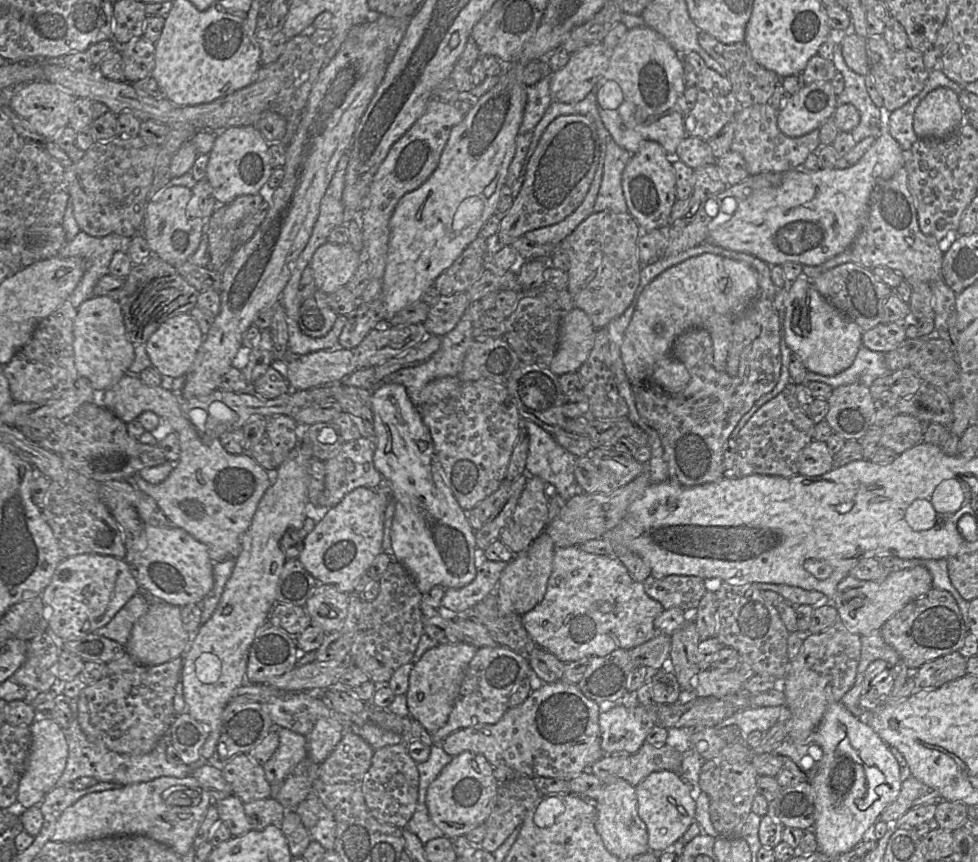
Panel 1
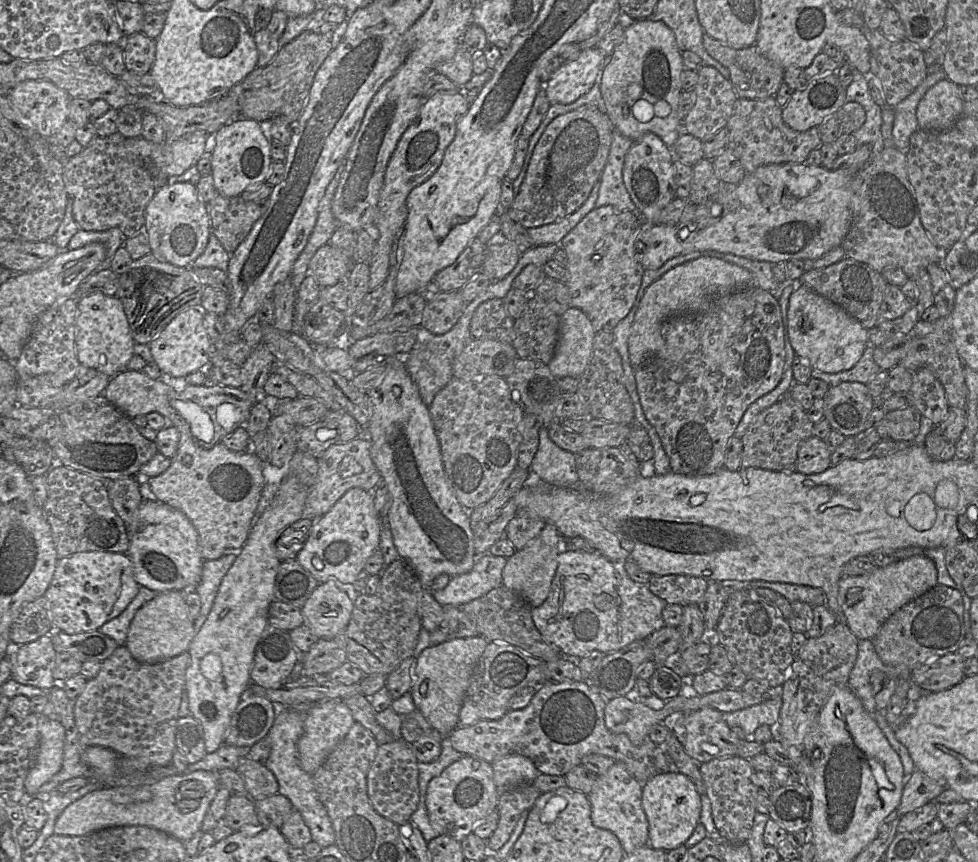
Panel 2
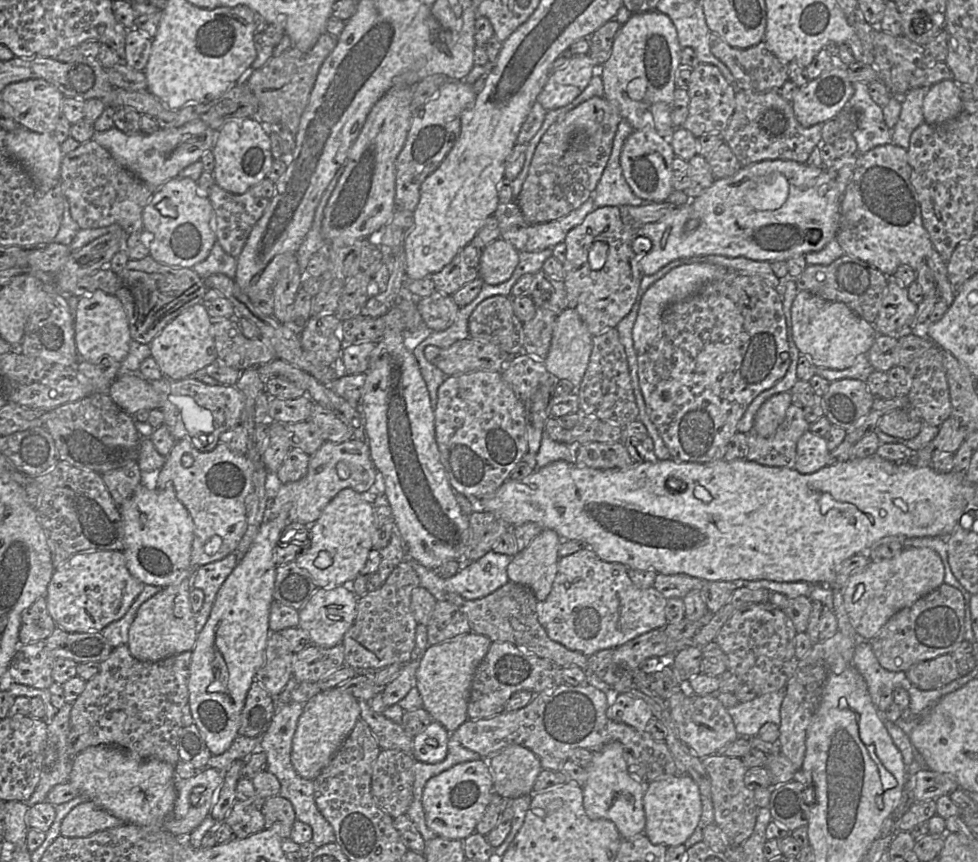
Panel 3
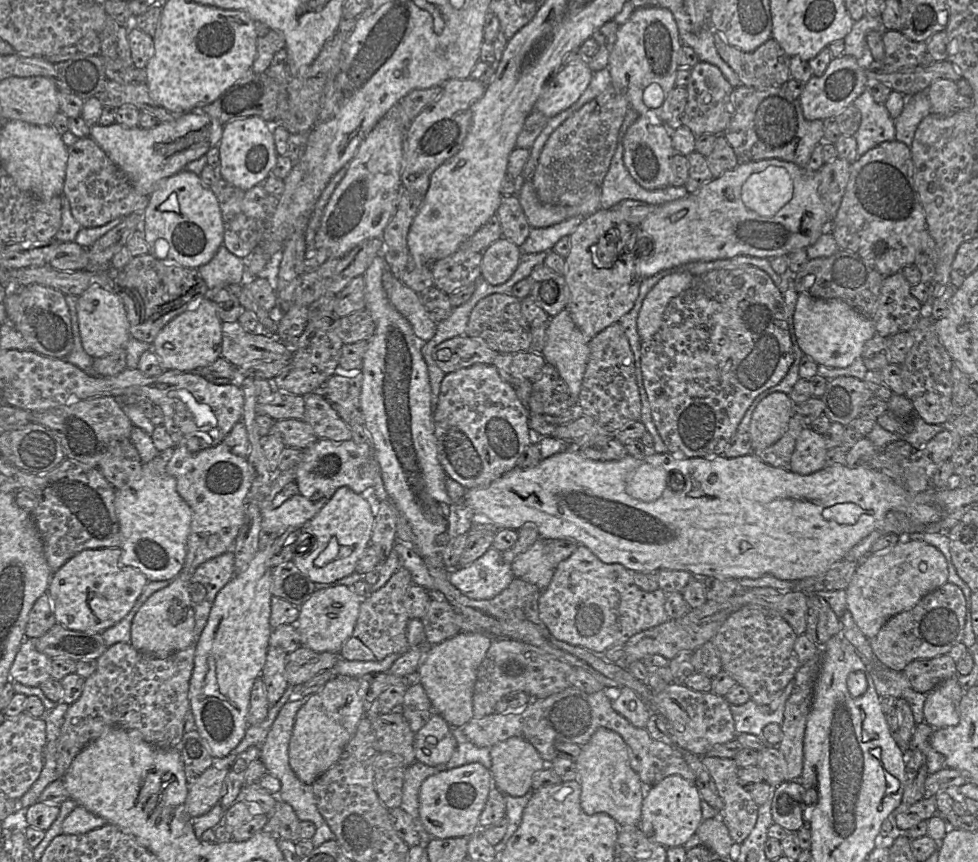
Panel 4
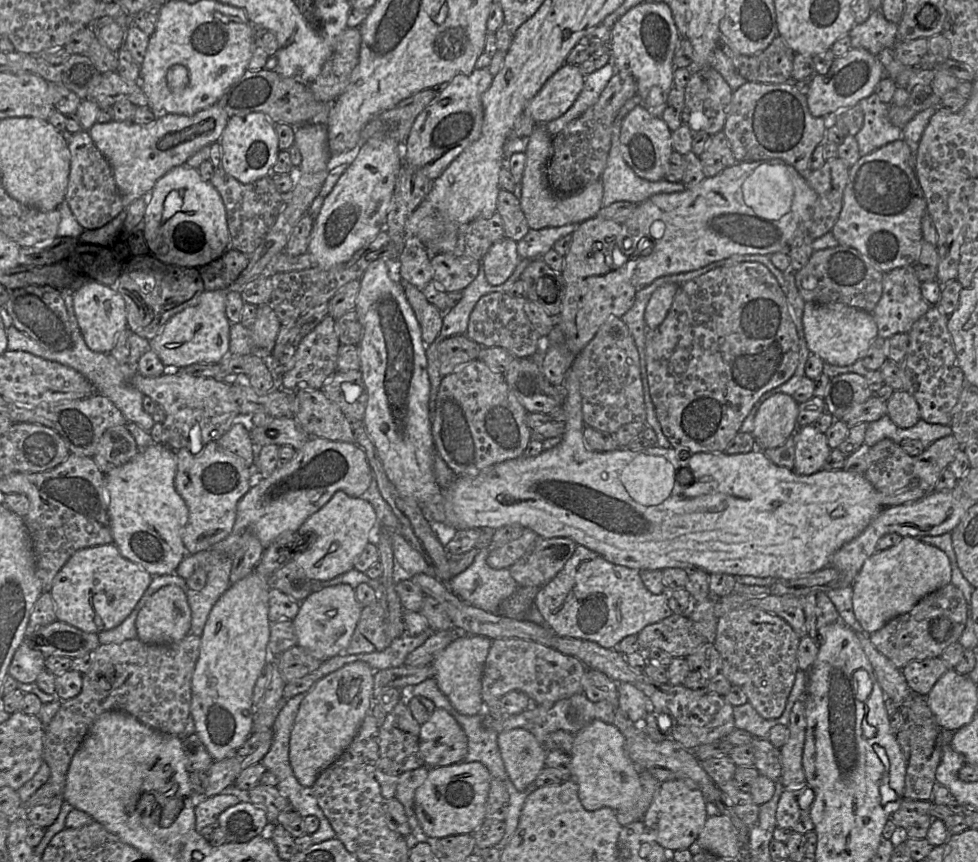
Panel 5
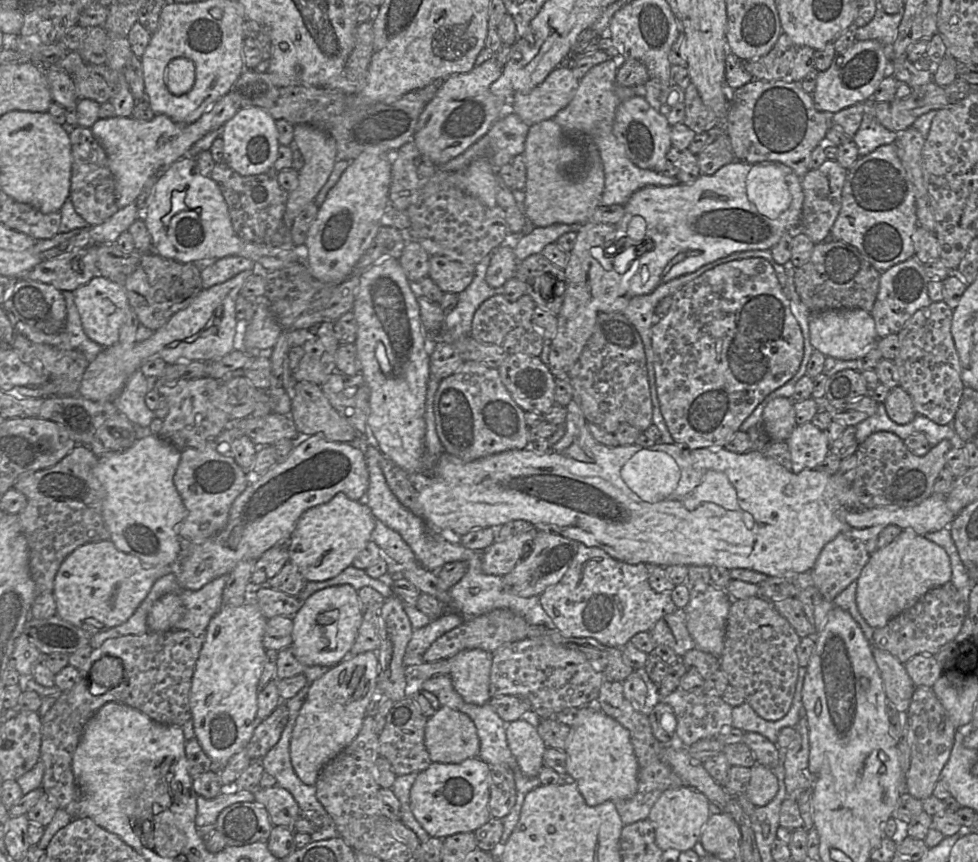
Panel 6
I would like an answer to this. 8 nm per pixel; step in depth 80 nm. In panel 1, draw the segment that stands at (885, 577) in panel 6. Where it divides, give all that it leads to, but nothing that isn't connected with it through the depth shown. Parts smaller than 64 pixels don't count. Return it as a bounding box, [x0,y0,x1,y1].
[833,566,932,636]

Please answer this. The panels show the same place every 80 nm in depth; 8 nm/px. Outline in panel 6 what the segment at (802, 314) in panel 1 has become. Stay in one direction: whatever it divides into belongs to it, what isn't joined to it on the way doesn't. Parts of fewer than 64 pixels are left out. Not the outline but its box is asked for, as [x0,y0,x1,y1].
[810,309,878,360]

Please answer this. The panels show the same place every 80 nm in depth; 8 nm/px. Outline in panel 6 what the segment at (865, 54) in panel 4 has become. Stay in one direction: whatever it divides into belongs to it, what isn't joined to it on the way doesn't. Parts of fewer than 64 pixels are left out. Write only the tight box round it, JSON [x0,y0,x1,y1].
[854,5,902,49]

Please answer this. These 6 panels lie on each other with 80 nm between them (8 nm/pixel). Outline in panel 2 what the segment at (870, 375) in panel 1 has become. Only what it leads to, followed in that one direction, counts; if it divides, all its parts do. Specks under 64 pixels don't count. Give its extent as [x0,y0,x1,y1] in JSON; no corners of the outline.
[811,345,881,386]

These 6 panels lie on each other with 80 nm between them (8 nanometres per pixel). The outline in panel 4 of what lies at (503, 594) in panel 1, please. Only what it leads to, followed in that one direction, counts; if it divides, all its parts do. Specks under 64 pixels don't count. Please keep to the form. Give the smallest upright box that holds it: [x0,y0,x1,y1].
[511,538,555,591]

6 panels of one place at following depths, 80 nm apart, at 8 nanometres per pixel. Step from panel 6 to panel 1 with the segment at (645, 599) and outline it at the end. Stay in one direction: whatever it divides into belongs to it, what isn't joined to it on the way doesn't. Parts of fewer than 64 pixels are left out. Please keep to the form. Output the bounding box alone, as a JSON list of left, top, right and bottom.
[522,546,664,663]

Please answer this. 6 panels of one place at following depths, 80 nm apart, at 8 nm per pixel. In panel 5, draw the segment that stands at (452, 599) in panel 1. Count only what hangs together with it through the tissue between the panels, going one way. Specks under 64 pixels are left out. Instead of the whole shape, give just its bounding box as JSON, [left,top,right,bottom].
[448,549,518,613]

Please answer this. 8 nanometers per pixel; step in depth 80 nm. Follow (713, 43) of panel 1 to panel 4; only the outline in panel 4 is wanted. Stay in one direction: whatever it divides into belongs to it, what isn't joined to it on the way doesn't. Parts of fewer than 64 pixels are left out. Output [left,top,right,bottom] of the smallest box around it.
[714,31,790,89]

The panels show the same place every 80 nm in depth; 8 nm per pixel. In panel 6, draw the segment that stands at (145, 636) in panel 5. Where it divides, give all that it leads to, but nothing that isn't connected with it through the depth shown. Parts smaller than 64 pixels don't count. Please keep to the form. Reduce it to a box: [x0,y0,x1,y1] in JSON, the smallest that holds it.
[147,593,185,631]

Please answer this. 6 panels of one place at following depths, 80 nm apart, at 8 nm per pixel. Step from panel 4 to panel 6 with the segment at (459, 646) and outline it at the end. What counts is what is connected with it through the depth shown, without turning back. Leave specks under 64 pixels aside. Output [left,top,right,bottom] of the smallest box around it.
[447,649,493,706]

